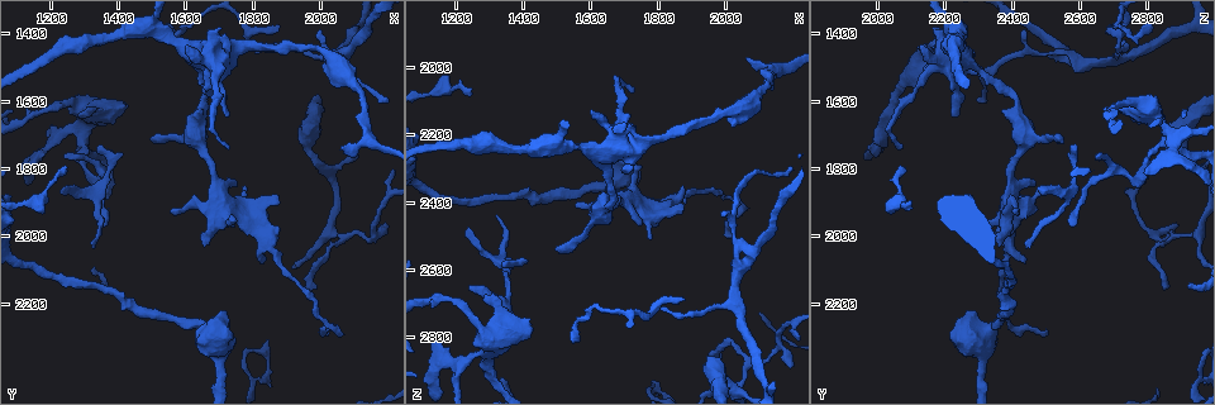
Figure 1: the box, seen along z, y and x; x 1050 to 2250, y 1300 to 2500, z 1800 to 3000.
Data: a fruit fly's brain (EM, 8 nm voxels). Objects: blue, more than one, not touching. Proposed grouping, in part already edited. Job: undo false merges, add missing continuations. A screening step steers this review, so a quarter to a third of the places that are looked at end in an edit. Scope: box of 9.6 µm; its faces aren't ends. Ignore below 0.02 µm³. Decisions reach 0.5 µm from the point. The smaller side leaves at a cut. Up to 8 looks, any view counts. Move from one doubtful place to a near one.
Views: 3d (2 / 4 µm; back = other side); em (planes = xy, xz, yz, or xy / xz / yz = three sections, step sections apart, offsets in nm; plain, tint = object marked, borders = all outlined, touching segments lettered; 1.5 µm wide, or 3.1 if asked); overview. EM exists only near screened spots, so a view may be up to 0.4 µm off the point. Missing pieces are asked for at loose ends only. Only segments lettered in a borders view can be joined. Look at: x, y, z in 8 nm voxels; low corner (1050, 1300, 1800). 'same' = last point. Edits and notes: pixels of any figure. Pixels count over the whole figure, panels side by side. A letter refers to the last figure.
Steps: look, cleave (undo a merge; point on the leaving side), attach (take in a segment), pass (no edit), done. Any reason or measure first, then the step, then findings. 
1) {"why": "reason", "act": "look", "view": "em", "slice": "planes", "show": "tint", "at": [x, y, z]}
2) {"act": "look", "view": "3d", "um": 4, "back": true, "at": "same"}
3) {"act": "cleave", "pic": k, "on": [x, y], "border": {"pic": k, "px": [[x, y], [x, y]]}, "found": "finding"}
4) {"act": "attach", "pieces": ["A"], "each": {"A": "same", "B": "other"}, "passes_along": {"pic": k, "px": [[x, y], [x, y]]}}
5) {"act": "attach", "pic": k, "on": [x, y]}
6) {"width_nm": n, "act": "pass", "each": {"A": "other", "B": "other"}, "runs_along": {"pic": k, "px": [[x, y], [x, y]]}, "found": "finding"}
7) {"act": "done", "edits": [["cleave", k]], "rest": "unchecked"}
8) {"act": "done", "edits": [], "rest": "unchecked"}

{"why": "an open end", "act": "look", "view": "3d", "um": 2, "at": [1990, 2140, 2860]}

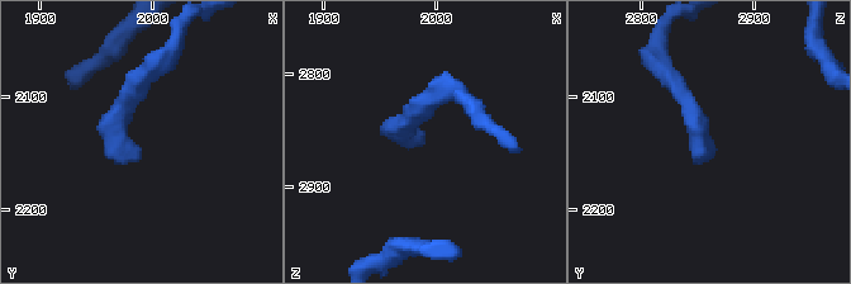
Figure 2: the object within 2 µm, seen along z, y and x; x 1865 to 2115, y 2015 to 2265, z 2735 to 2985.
{"act": "look", "view": "em", "slice": "planes", "show": "borders", "at": [1988, 2144, 2858]}

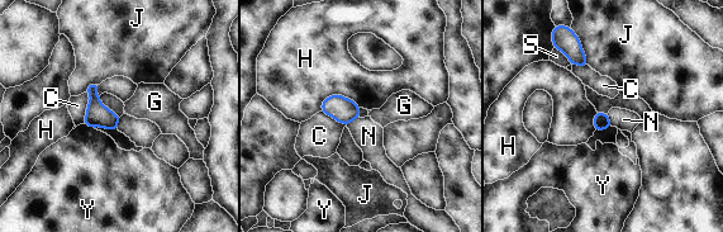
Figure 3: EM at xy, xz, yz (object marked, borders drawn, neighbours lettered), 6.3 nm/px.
{"width_nm": 100, "act": "pass", "each": {"C": "other", "G": "other", "H": "other", "J": "other", "N": "other", "S": "other", "Y": "other"}, "border": {"pic": 3, "px": [[607, 113], [612, 126]]}, "found": "none of them fits"}

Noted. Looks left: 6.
{"why": "tapers out", "act": "look", "view": "3d", "um": 4, "at": [2030, 2290, 2500]}

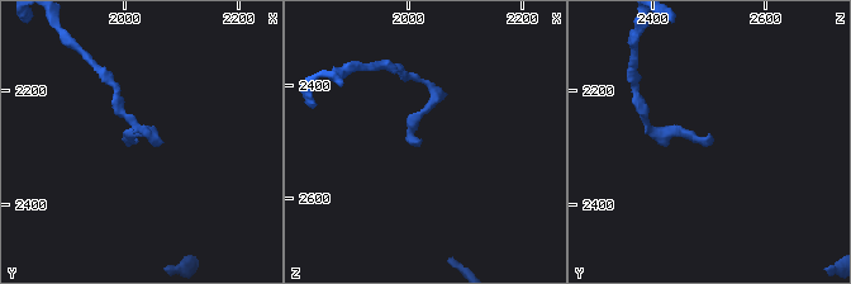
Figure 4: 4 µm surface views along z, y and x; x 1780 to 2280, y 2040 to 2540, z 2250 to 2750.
{"why": "now the EM", "act": "look", "view": "em", "slice": "planes", "show": "borders", "at": [2030, 2290, 2500]}

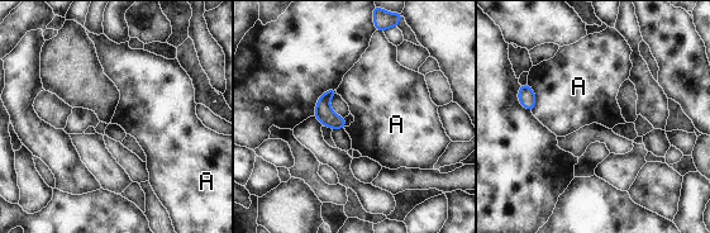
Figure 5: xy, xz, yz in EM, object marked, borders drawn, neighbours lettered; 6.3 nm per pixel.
{"longest_contact_nm": ["A", 190], "act": "pass", "each": {"A": "other"}, "border": {"pic": 5, "px": [[527, 84], [535, 98], [532, 112]]}, "found": "none of them fits"}

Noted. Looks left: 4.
{"why": "branch stops here", "act": "look", "view": "3d", "um": 2, "at": [1870, 1900, 2400]}

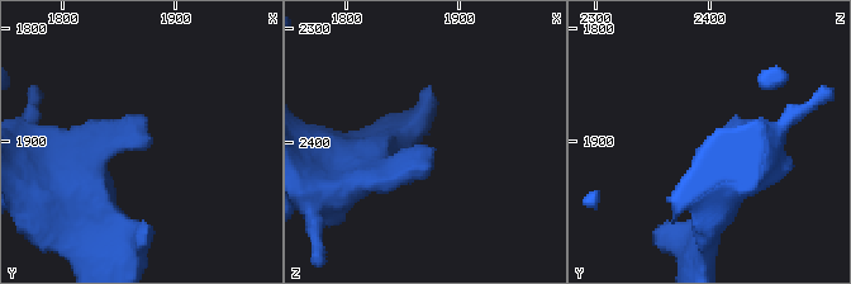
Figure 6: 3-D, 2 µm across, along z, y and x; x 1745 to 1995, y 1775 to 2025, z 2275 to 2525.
{"act": "look", "view": "em", "slice": "xz", "step": 8, "show": "tint", "at": [1874, 1898, 2404]}

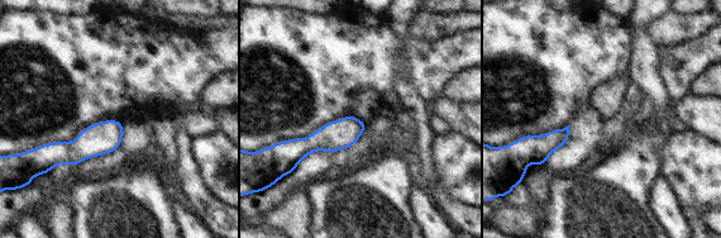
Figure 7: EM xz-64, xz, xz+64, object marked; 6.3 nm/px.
{"act": "look", "view": "em", "slice": "planes", "show": "borders", "at": "same"}

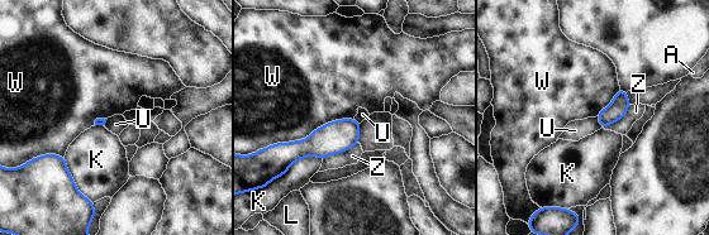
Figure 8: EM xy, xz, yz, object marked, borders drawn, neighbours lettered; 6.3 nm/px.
{"act": "pass", "each": {"A": "other", "K": "other", "L": "other", "U": "other", "W": "other", "Z": "other"}, "border": {"pic": 8, "px": [[352, 118], [270, 145]]}, "found": "none of them fits"}

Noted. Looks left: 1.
{"act": "done", "edits": [], "rest": "unchecked"}

